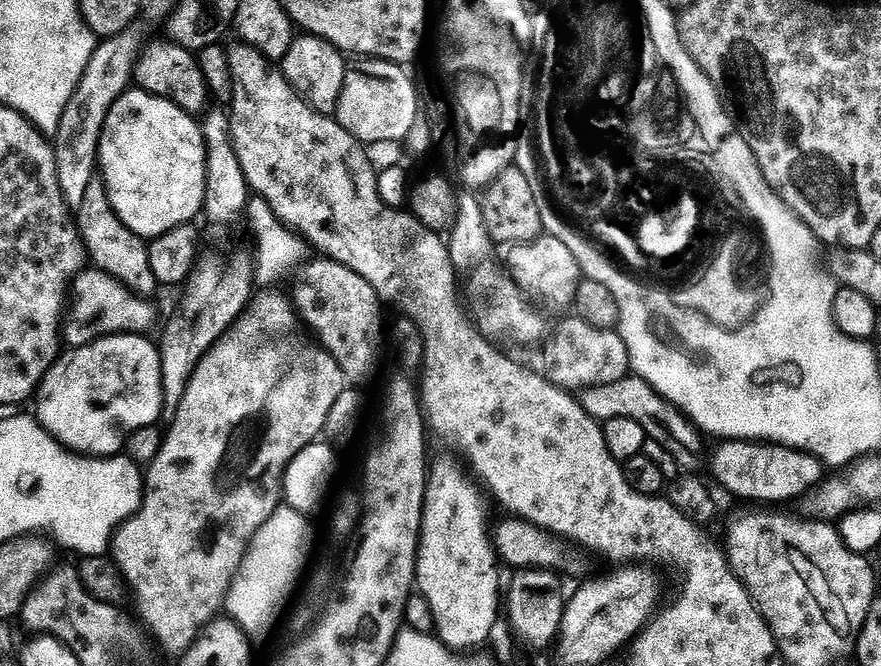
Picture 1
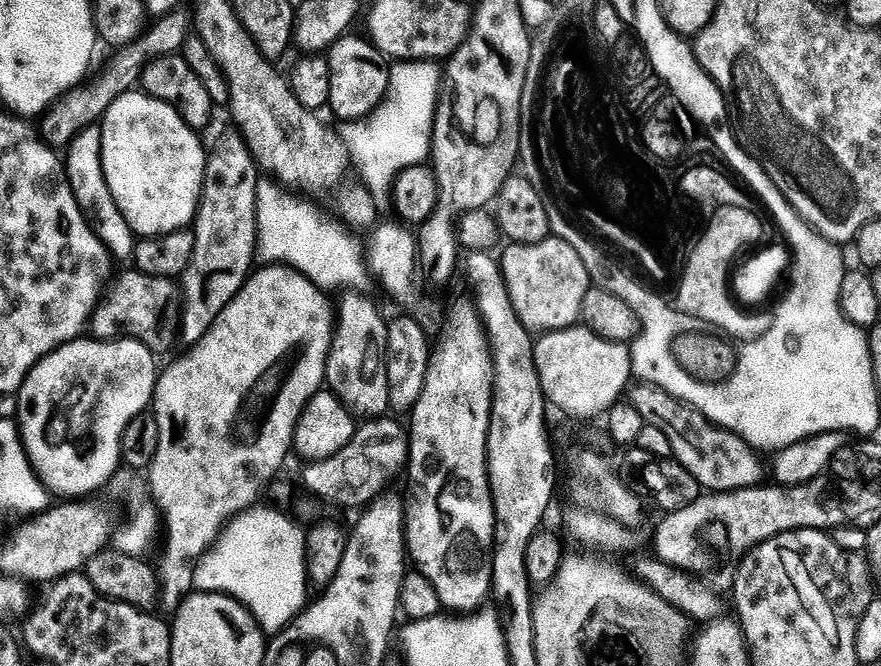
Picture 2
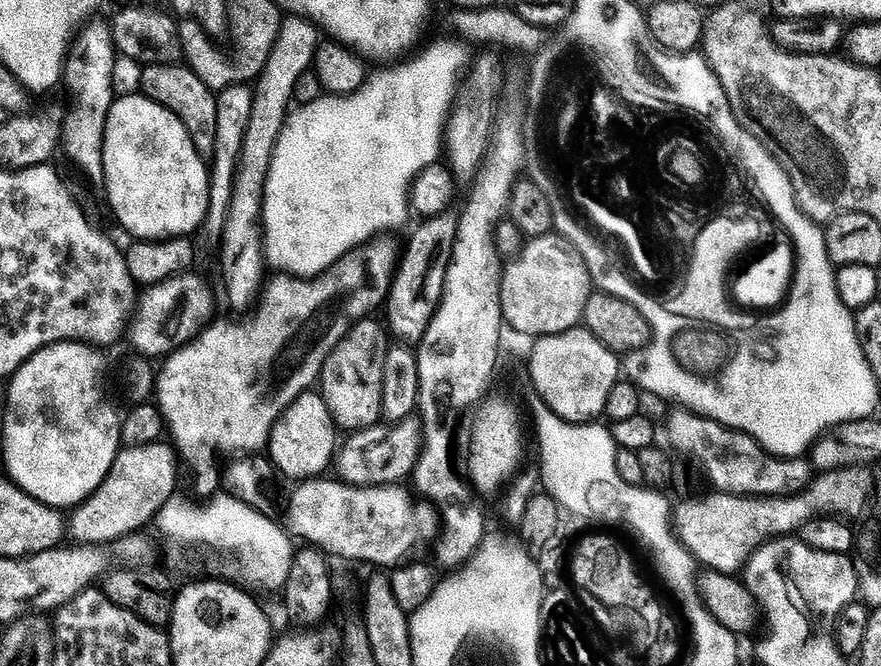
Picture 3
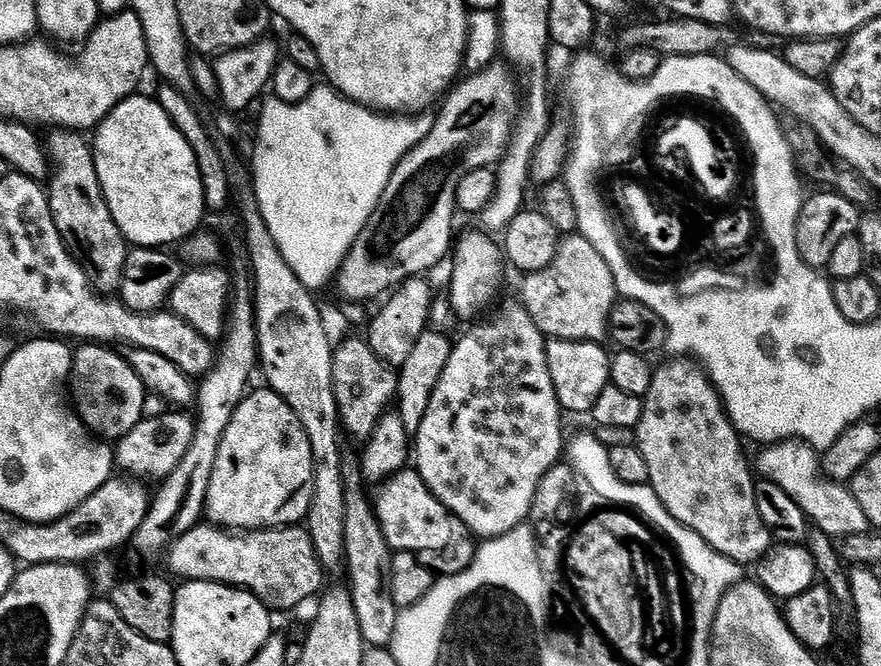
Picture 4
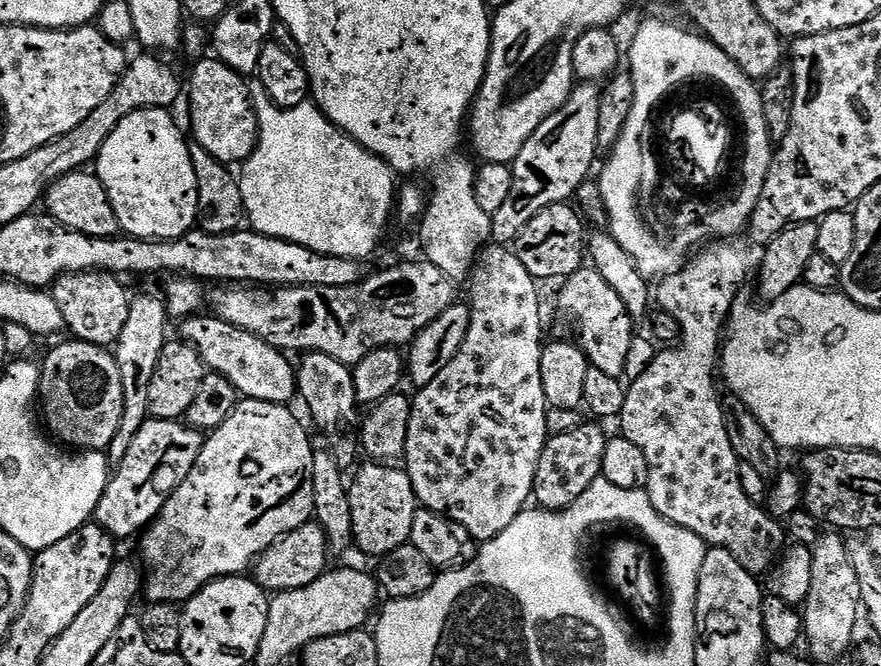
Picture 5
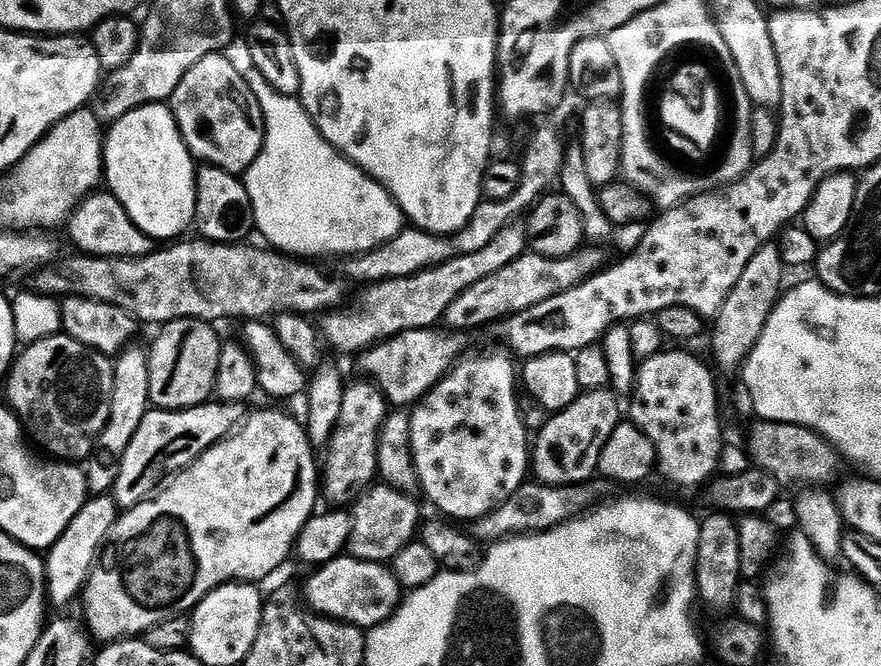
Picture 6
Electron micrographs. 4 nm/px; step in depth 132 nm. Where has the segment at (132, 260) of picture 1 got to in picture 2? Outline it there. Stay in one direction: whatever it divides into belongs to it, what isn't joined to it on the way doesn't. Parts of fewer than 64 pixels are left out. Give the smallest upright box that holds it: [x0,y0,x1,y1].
[67,124,138,262]

